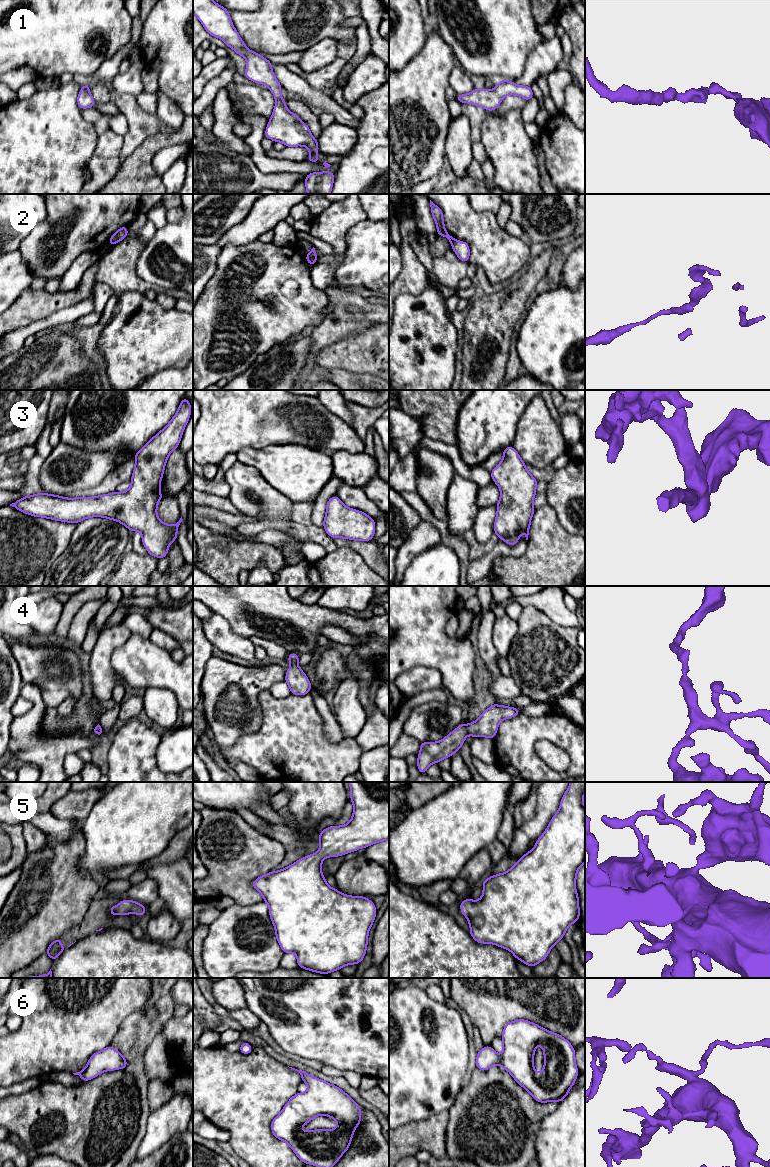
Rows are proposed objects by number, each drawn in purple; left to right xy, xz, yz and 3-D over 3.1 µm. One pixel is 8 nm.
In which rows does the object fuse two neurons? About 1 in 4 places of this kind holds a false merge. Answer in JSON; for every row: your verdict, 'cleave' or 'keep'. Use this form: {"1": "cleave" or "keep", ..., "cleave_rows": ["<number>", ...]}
{"1": "keep", "2": "cleave", "3": "keep", "4": "keep", "5": "keep", "6": "keep", "cleave_rows": ["2"]}

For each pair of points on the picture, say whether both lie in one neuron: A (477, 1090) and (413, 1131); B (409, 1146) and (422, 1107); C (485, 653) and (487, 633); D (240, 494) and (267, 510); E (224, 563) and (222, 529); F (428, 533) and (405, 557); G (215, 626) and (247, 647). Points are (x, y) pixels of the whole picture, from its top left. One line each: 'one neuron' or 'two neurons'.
A: two neurons
B: two neurons
C: one neuron
D: one neuron
E: two neurons
F: one neuron
G: one neuron

